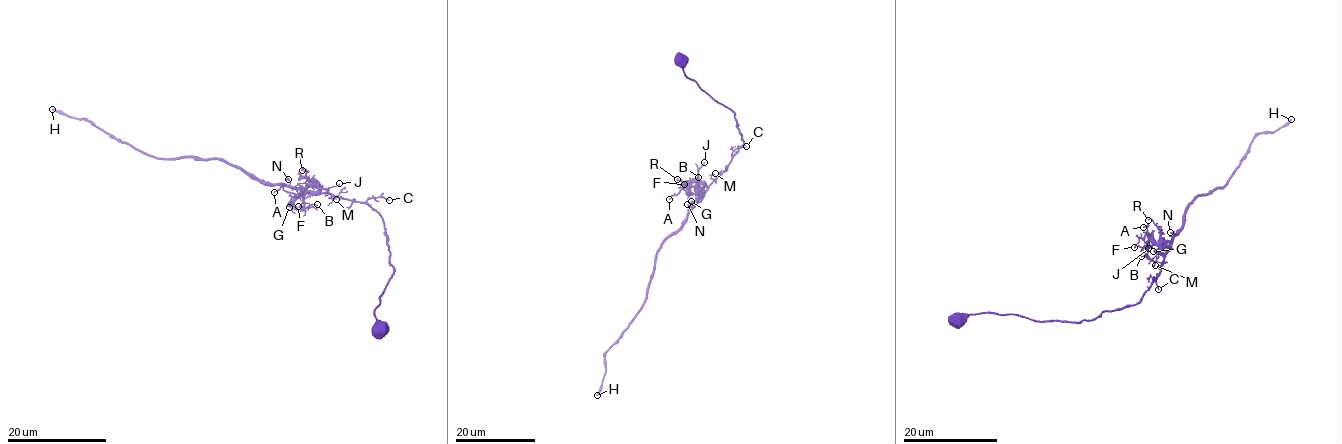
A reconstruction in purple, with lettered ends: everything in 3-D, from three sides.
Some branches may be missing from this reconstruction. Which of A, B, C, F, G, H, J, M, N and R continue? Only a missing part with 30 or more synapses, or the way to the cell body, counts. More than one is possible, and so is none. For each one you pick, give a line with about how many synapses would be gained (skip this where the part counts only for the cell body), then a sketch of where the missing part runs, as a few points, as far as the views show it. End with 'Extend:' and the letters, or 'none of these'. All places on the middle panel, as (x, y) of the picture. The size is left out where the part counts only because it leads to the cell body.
H: 70 synapses
Extend: H

